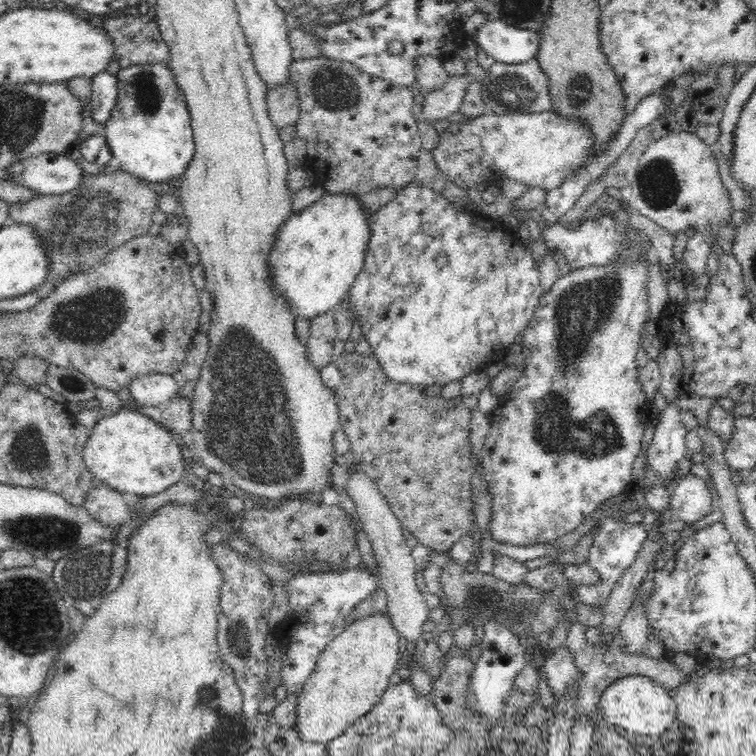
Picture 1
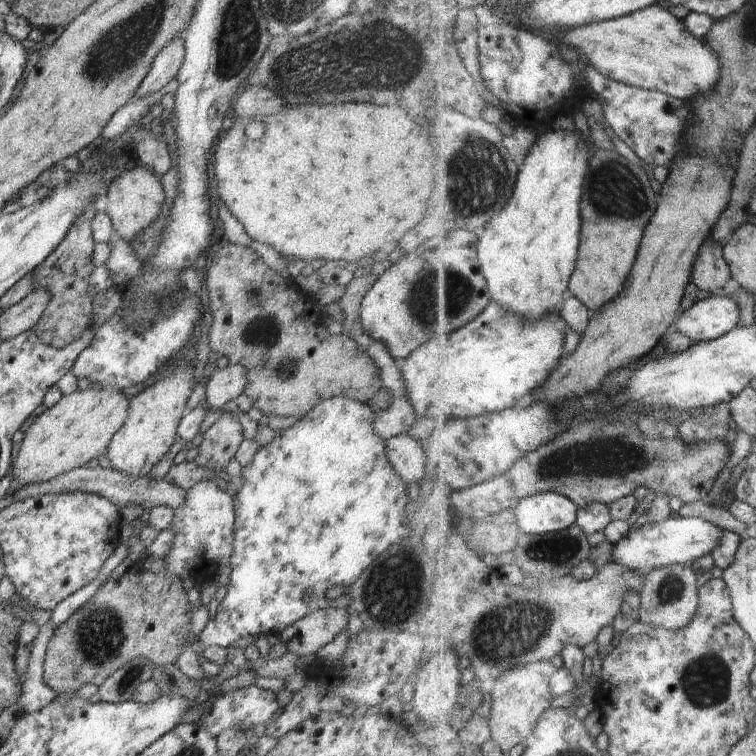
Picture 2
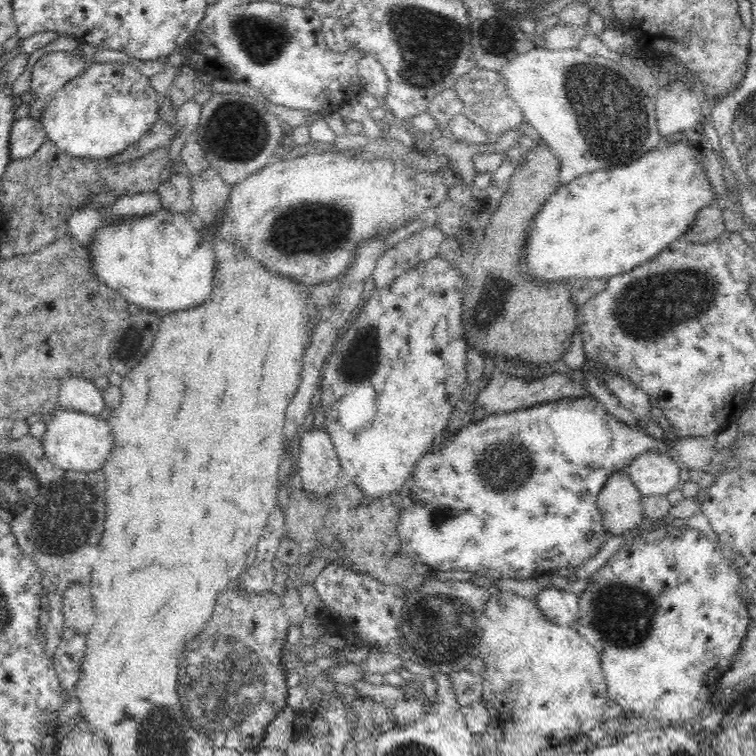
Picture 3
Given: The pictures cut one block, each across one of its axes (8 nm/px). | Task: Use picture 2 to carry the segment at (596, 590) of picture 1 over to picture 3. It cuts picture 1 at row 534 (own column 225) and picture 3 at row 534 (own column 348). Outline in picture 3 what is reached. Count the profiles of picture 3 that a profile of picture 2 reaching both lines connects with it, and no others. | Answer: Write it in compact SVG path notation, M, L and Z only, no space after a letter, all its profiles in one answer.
M592 396L560 399L548 401L541 405L534 405L532 408L518 409L512 412L488 413L483 420L471 422L469 425L460 429L453 435L441 435L439 437L440 450L433 452L428 450L414 466L414 472L409 481L399 490L399 507L401 516L397 528L398 536L401 540L401 547L404 553L410 555L412 560L418 564L426 564L431 572L440 570L451 572L453 570L464 570L476 573L478 576L486 576L492 580L500 578L536 578L544 574L546 570L556 570L556 568L584 566L591 556L598 552L598 548L604 546L609 535L603 527L603 518L598 509L598 493L605 485L606 479L618 469L627 468L627 466L638 456L647 450L660 451L668 455L678 464L684 464L686 468L700 472L711 472L718 474L719 464L721 462L734 459L736 456L729 453L729 449L718 451L715 446L715 435L713 436L686 436L686 438L677 438L678 441L671 442L668 439L656 441L653 437L644 433L644 430L638 427L628 426L621 423L615 416L612 416L604 405L594 399Z

